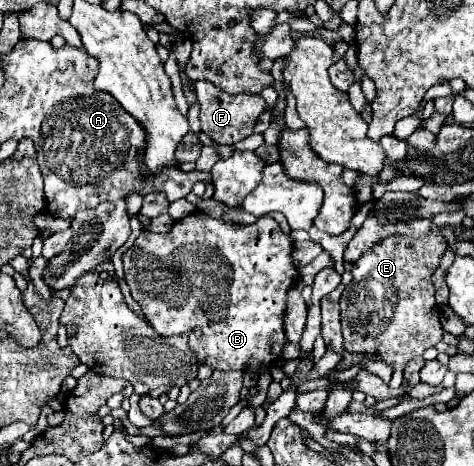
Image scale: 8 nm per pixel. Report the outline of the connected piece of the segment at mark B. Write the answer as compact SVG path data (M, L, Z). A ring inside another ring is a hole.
M193 212L177 220L167 234L143 230L135 240L135 246L123 254L123 266L125 280L135 294L135 300L141 304L147 322L159 336L187 334L195 340L195 356L199 356L199 364L213 370L249 372L251 360L259 360L261 366L271 368L281 358L287 344L283 326L287 290L299 278L291 254L293 240L269 216L245 226L215 220L205 212ZM197 328L201 330L201 336L195 336Z

